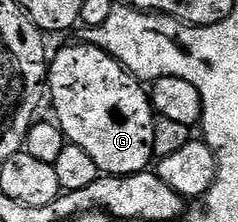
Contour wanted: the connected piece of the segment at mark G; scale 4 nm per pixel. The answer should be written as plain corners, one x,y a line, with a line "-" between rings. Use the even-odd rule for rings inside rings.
84,43
78,45
69,45
66,49
61,49
57,54
52,54
51,60
47,65
47,93
51,98
53,96
53,109
55,120
60,125
63,132
65,132
66,142
70,145
78,145
83,147
83,151
87,151
87,155
91,155
91,159
95,159
95,167
101,169
102,174
111,177
126,177
127,175
135,175
136,173
144,173
154,164
155,154
153,148
155,147
155,114
153,112
153,103
150,94
140,85
138,78
130,73
124,65
121,64
118,58
113,57
109,53
104,53
102,49
92,48

